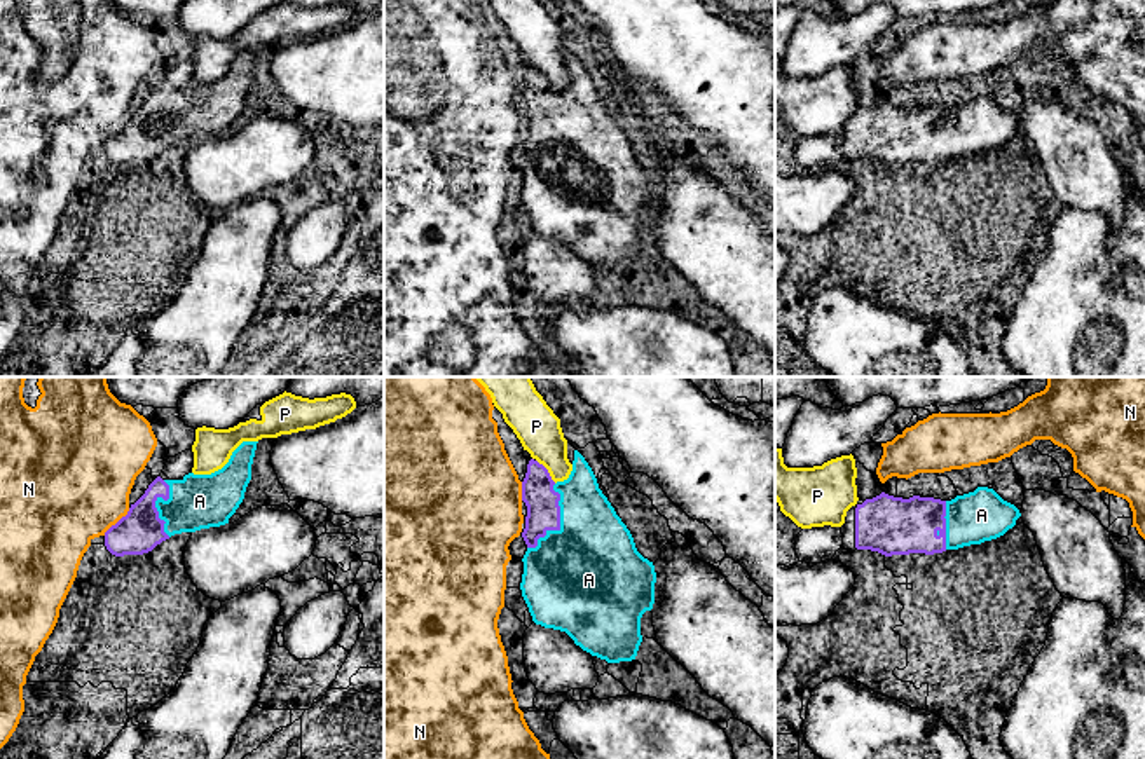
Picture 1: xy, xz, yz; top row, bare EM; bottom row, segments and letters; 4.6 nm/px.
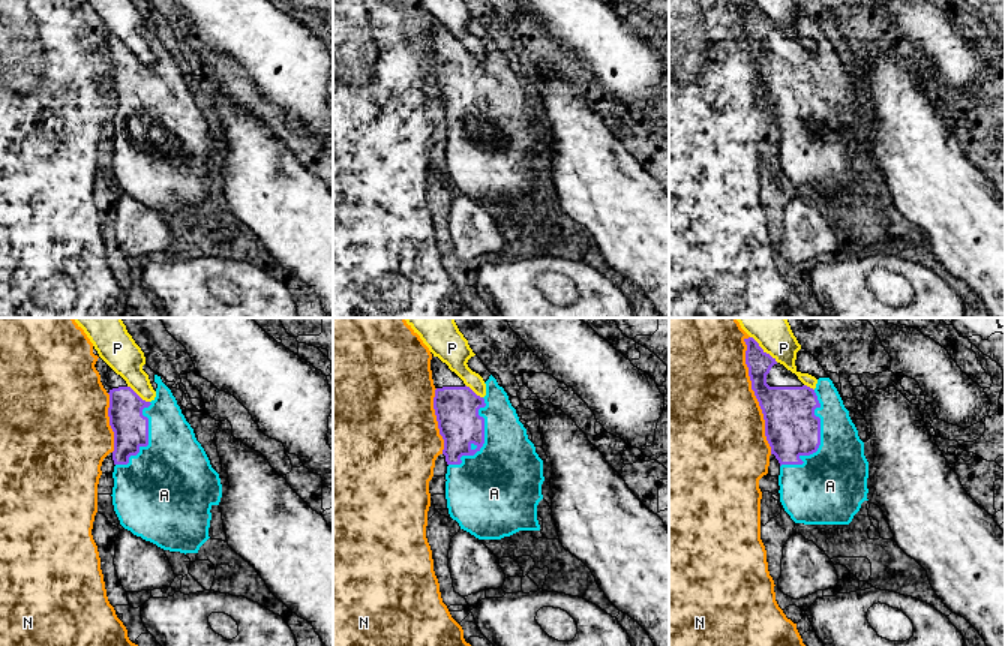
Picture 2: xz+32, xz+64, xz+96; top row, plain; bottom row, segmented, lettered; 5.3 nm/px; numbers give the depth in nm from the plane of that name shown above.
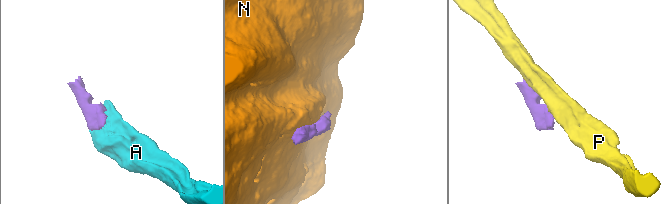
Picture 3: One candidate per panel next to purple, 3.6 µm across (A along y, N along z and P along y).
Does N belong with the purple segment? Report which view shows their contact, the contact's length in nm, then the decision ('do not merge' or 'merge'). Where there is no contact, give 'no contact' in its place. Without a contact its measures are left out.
xy | 180 nm | do not merge

